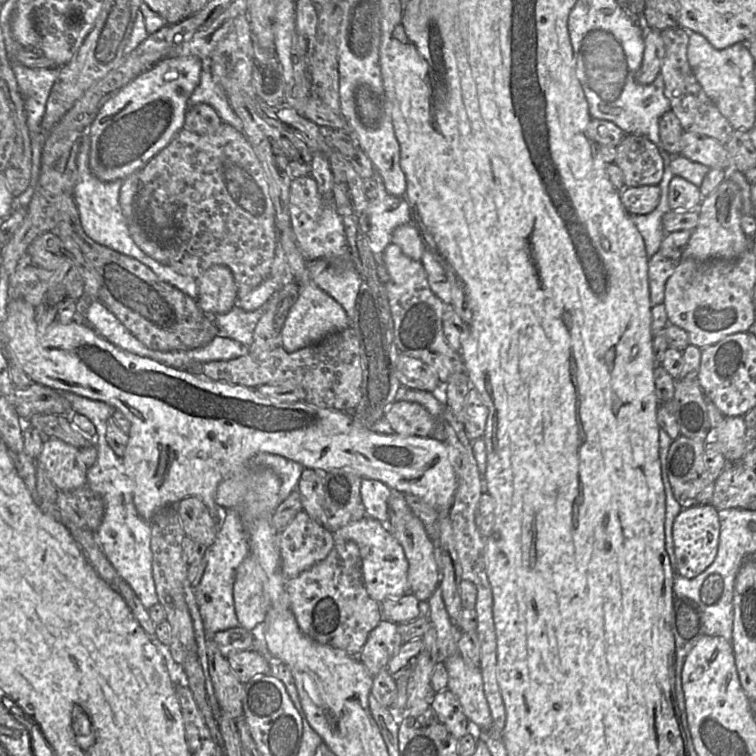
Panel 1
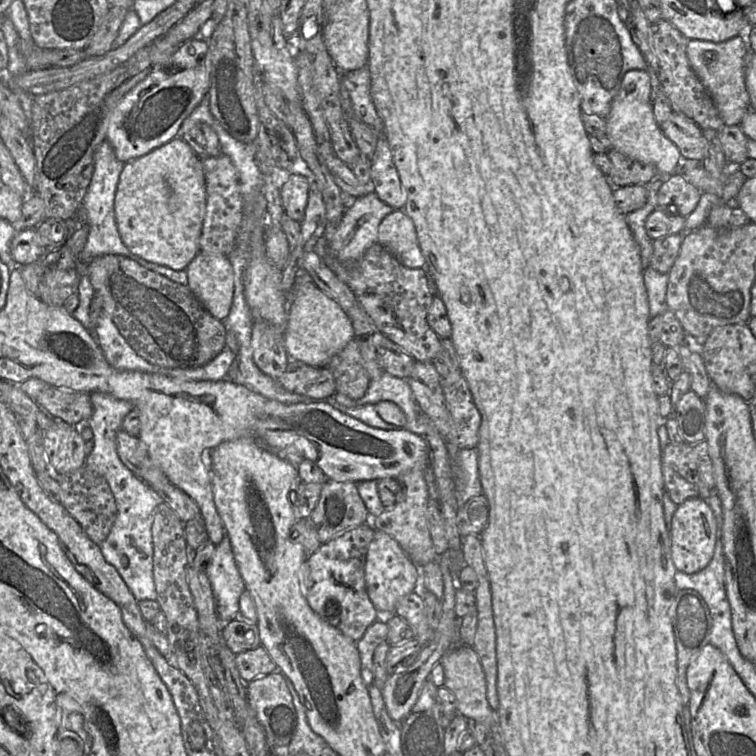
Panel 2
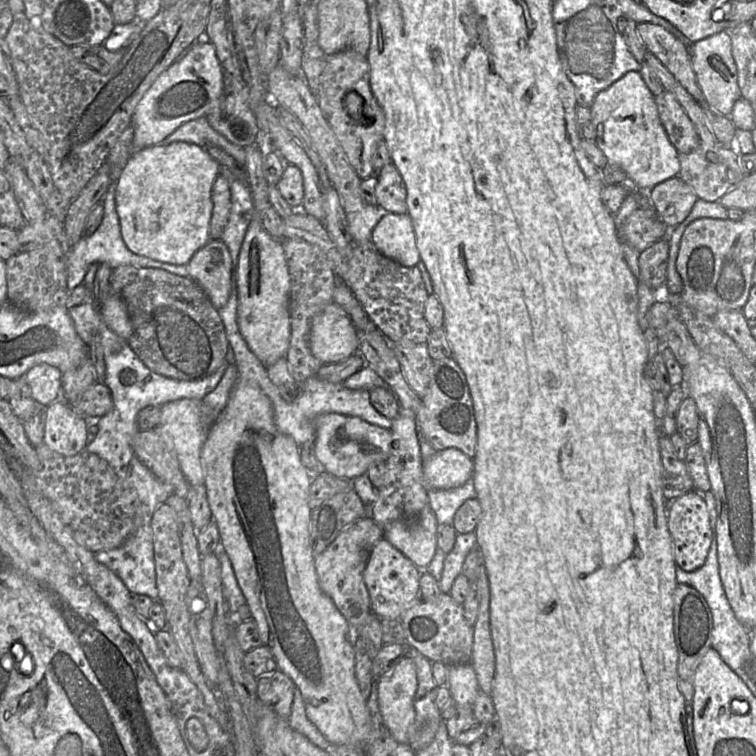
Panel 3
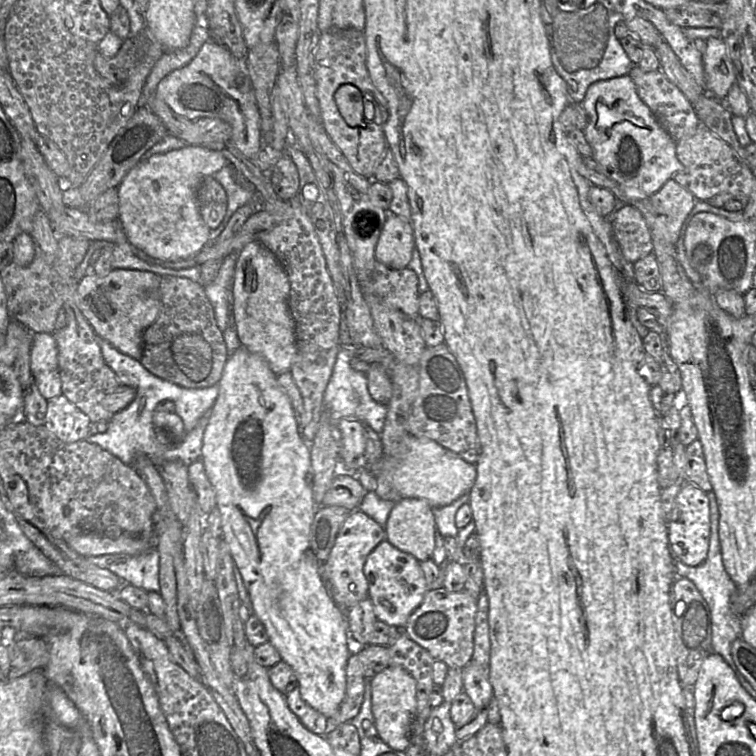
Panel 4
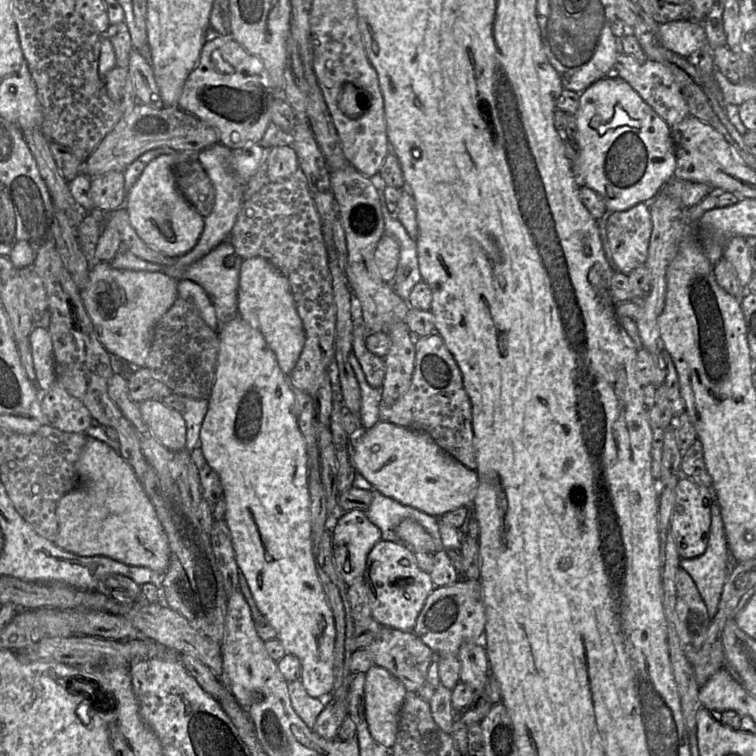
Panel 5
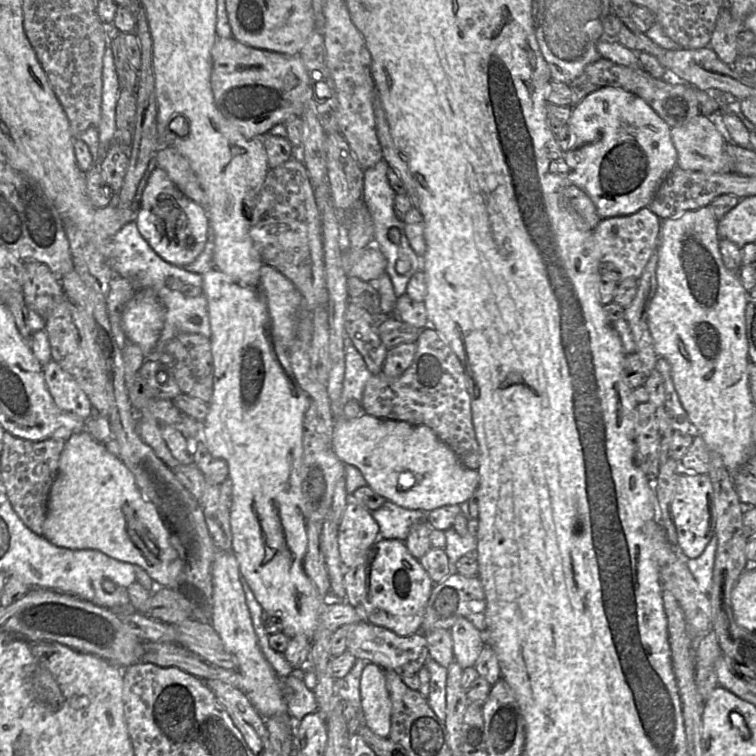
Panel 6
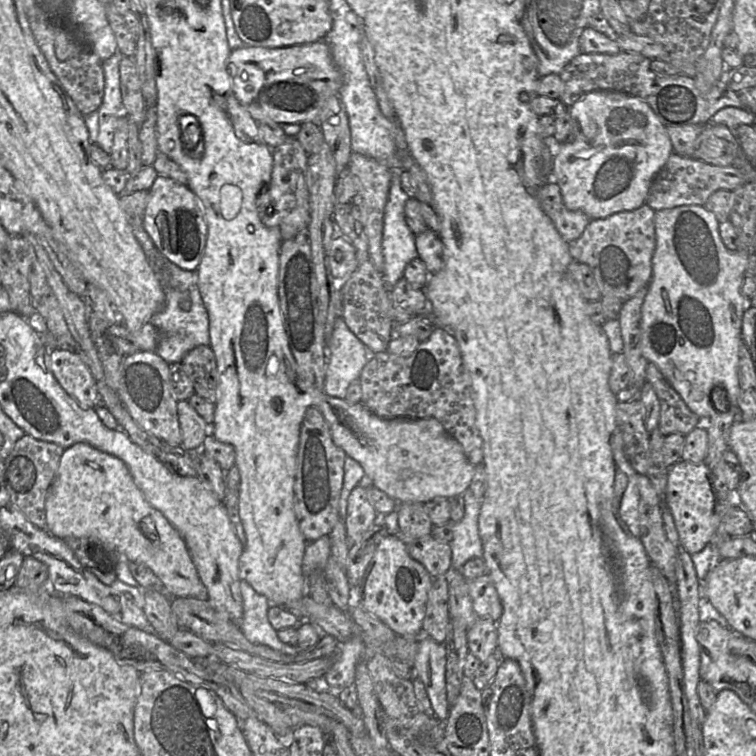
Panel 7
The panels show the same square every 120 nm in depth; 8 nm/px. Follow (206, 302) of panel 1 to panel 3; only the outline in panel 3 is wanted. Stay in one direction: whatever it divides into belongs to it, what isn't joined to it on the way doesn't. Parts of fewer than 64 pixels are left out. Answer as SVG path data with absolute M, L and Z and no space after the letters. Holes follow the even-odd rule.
M210 239L187 263L189 277L207 294L216 310L224 307L232 290L232 260L221 239Z

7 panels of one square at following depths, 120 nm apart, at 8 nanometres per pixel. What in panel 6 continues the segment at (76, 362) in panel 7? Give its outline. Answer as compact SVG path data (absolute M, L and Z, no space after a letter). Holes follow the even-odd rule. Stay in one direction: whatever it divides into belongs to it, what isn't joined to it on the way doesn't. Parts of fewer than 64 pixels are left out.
M53 359L44 367L44 375L46 386L58 408L85 421L94 416L92 404L86 393L74 377Z

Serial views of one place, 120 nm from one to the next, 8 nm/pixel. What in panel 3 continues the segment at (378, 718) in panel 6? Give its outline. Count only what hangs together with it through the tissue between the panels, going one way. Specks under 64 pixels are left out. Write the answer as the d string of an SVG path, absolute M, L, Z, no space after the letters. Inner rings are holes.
M405 656L378 682L378 705L385 726L399 743L409 744L409 729L415 719L414 698L418 688L412 658Z

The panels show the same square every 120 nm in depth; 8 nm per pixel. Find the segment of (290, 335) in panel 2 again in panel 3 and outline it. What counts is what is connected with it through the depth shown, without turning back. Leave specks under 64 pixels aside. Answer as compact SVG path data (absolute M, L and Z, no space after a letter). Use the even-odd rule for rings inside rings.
M334 301L313 320L309 347L322 365L343 361L358 352L356 328Z

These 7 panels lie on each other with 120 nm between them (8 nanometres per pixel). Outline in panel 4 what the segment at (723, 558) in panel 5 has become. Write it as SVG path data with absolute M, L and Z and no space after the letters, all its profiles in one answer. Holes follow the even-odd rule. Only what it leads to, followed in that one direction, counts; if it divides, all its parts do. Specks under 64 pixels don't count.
M706 492L709 500L710 512L710 536L707 557L703 563L698 566L691 567L682 562L675 562L676 578L687 578L694 583L697 590L709 606L712 622L712 650L713 653L720 655L728 666L734 671L737 667L734 664L731 655L731 645L742 635L741 617L733 614L731 610L730 596L735 591L736 585L731 580L723 566L721 548L719 542L719 510L714 492Z

